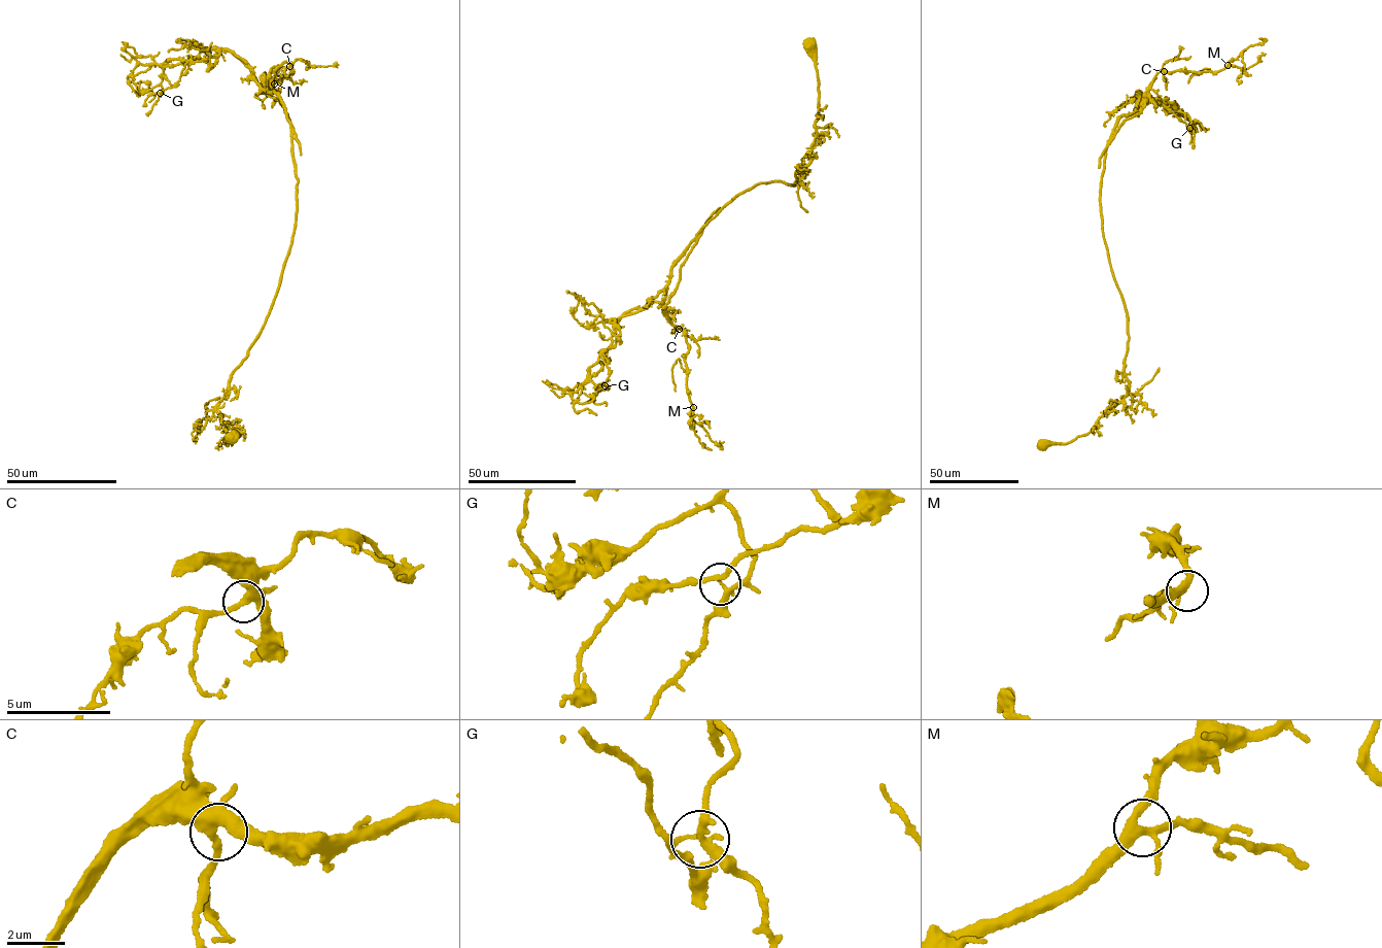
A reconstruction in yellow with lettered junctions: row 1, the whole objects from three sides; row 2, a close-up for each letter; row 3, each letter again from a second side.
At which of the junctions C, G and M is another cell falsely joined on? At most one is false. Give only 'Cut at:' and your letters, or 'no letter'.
Cut at: G

